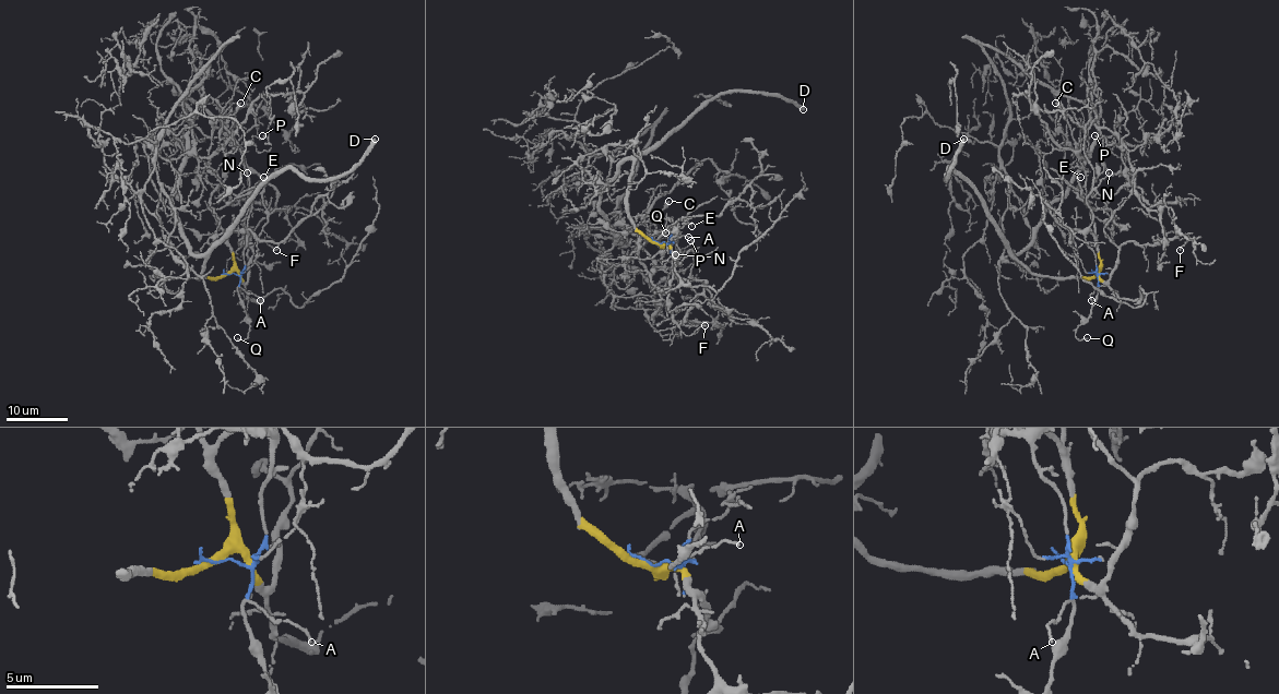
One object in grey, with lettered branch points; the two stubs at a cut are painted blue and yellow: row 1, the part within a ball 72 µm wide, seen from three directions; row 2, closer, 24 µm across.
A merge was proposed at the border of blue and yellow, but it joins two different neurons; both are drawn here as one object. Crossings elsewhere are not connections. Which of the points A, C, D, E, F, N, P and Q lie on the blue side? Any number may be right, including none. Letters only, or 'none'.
A, C, N, Q

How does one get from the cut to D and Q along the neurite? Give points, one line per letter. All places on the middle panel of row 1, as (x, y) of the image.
D: (654, 241), (642, 234), (629, 214), (627, 179), (638, 158), (714, 98), (735, 91), (780, 94), (803, 109)
Q: (654, 241), (668, 243), (665, 243), (677, 232), (676, 220), (665, 232)

